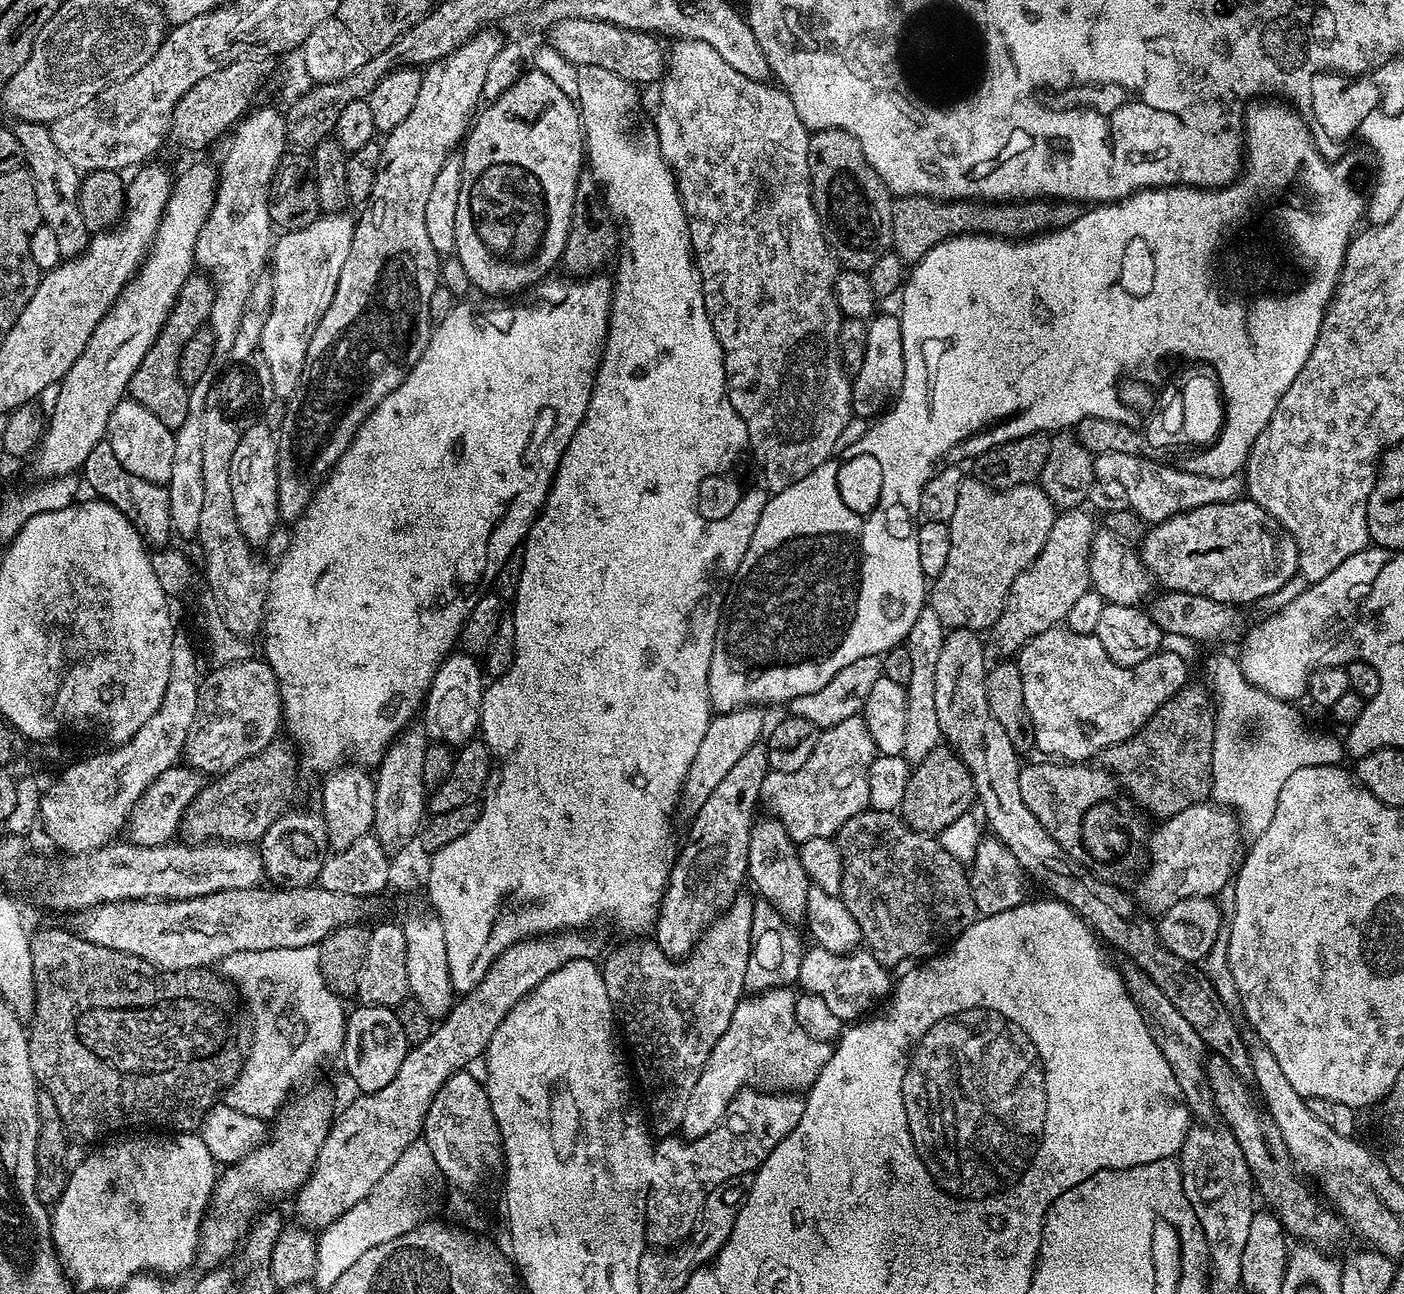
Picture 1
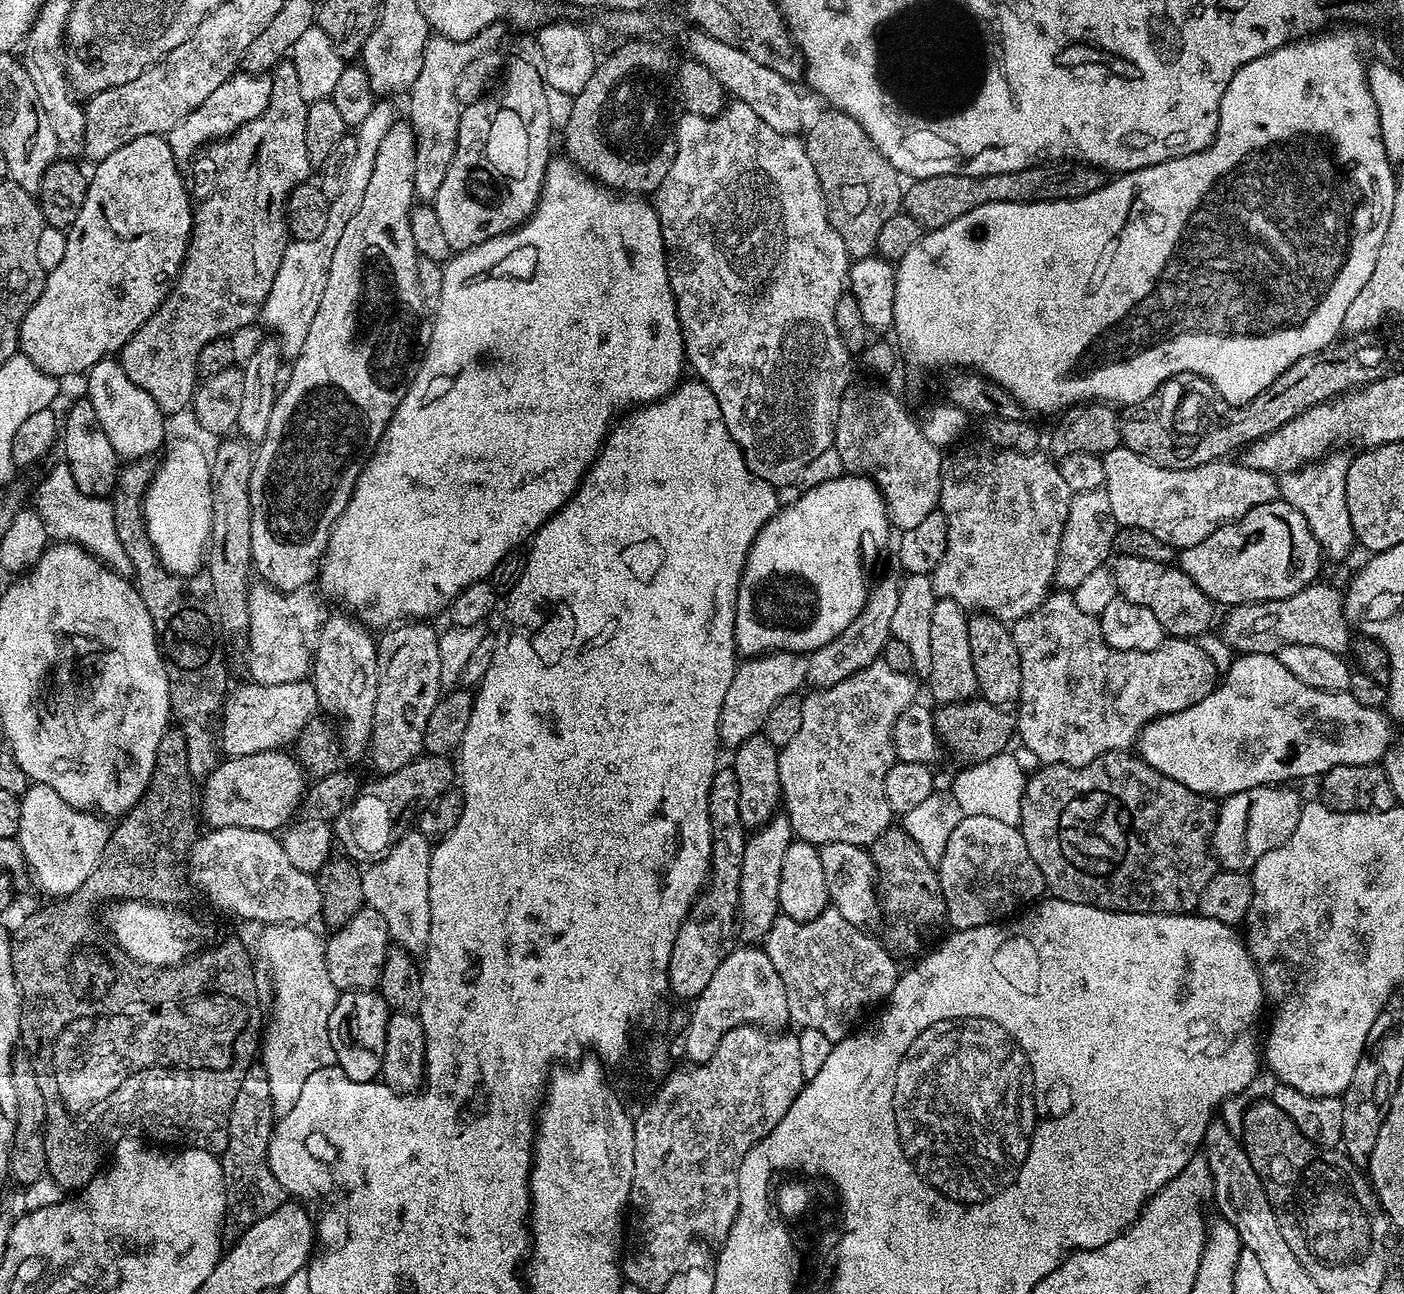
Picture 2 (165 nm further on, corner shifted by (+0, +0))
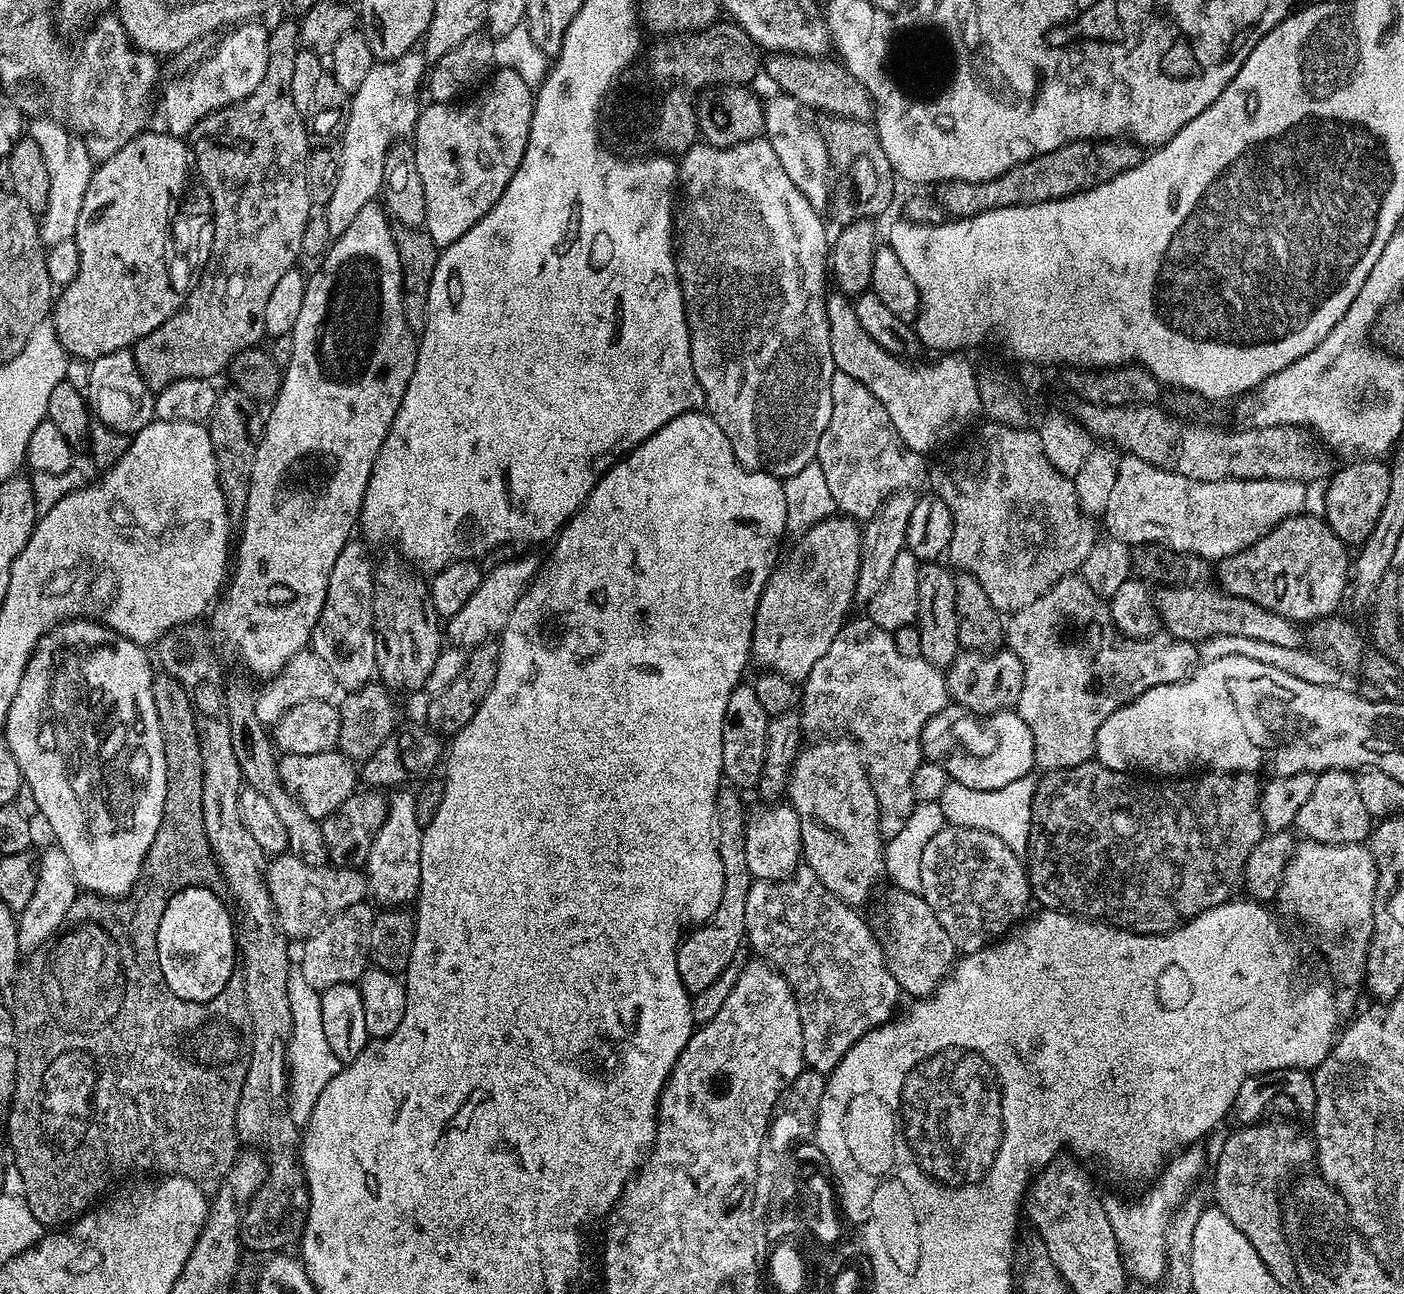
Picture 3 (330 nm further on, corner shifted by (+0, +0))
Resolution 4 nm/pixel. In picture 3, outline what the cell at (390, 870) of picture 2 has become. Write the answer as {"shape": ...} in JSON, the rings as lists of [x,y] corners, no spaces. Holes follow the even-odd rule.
{"shape":[[[396,790],[391,793],[385,821],[378,830],[373,845],[368,848],[366,879],[370,885],[371,895],[381,900],[381,905],[400,906],[404,899],[415,893],[420,886],[420,851],[422,825],[416,813],[416,793],[409,790]]]}

